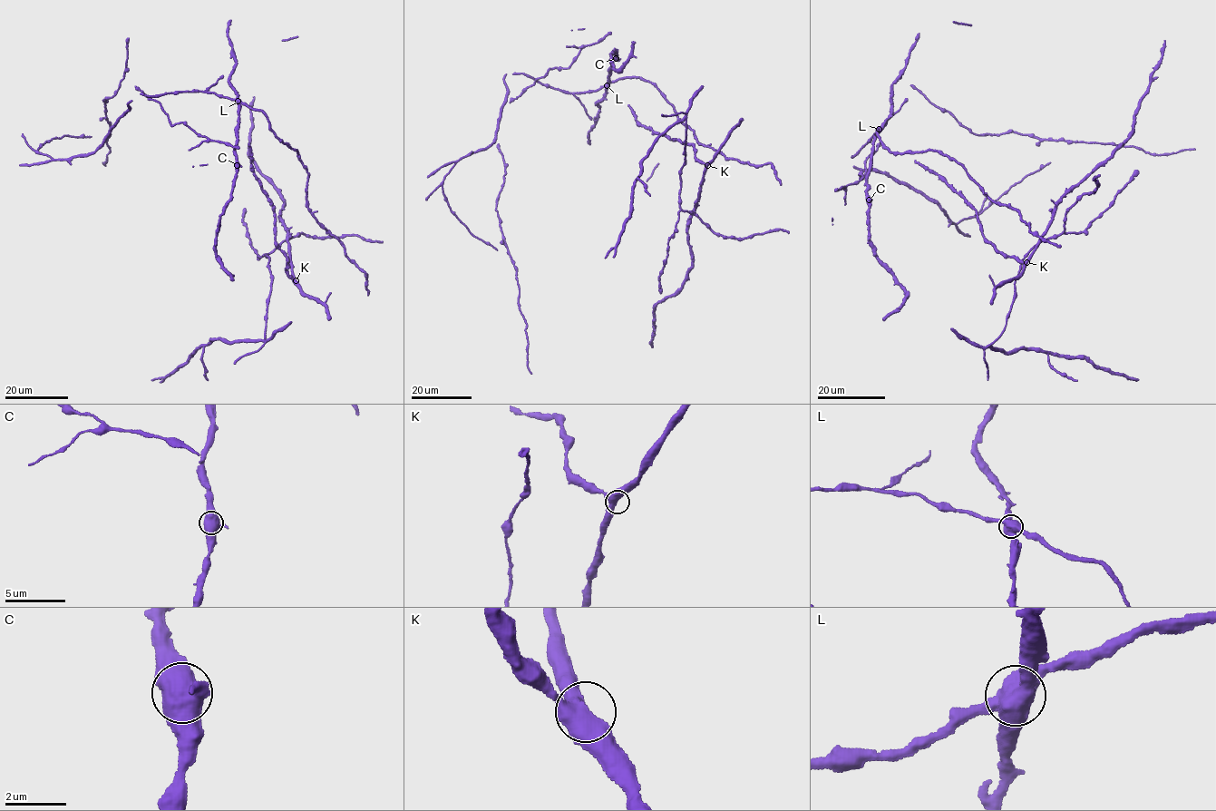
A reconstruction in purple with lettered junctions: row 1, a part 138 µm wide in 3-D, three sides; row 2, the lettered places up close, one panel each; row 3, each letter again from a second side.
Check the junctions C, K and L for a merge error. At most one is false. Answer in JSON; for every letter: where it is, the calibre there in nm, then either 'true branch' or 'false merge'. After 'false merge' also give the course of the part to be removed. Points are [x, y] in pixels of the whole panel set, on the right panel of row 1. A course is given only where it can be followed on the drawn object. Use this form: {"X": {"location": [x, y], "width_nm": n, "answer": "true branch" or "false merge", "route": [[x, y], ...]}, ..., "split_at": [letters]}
{"C": {"location": [869, 200], "width_nm": 800, "answer": "true branch"}, "K": {"location": [1026, 262], "width_nm": 440, "answer": "true branch"}, "L": {"location": [879, 129], "width_nm": 650, "answer": "true branch"}, "split_at": []}

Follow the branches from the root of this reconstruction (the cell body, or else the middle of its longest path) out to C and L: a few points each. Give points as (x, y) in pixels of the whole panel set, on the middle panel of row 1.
C: (661, 92), (647, 81), (637, 77), (619, 78), (608, 83), (610, 61), (616, 58)
L: (661, 92), (647, 81), (637, 77), (619, 78), (607, 85)

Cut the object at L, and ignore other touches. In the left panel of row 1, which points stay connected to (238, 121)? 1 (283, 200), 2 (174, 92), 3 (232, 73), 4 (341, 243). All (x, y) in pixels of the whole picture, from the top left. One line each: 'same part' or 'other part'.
1: same part
2: other part
3: same part
4: other part

